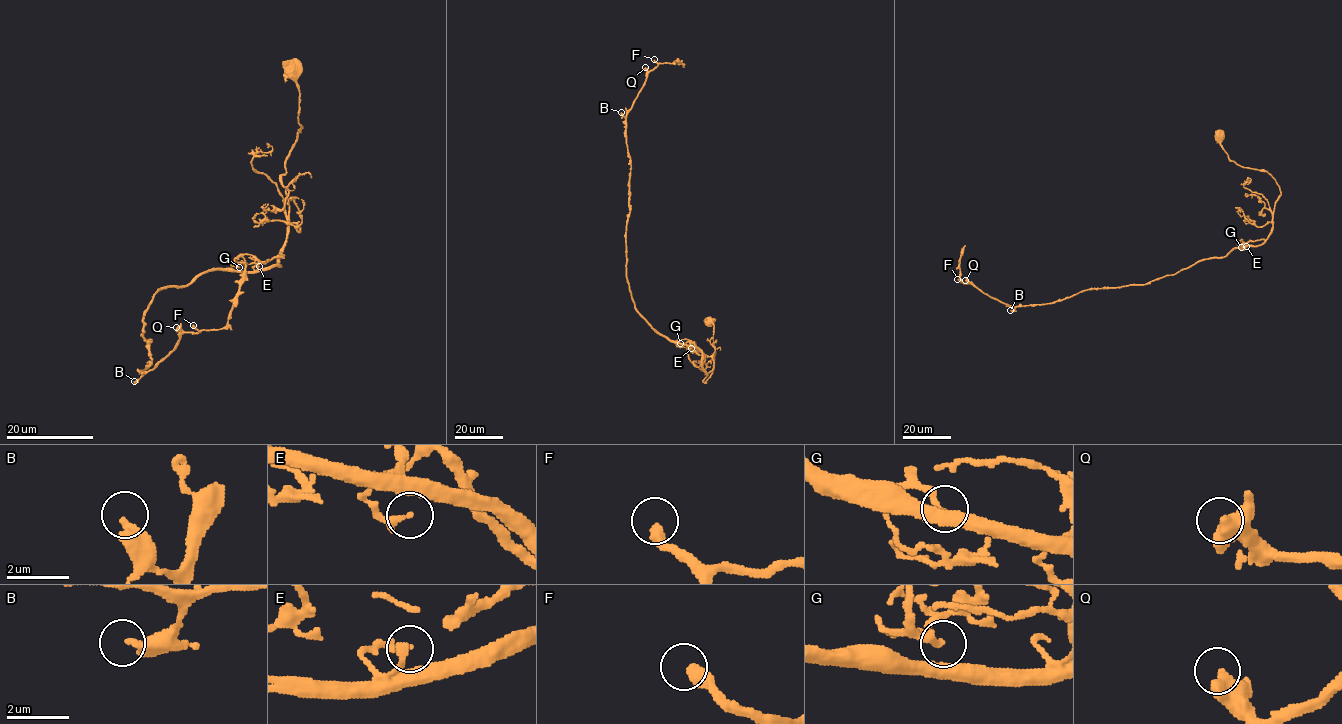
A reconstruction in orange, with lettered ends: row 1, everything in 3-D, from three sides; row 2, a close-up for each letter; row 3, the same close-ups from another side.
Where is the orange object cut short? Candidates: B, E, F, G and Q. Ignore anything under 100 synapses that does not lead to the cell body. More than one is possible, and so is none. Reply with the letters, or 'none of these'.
F

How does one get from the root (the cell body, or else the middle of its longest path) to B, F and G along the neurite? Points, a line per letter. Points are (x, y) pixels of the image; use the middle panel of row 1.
B: (710, 323), (715, 354), (705, 383), (702, 352), (660, 335), (635, 307), (626, 266), (631, 159), (621, 112)
F: (710, 323), (715, 354), (705, 383), (702, 352), (660, 335), (627, 281), (626, 113), (654, 59)
G: (710, 323), (713, 324), (715, 354), (713, 372), (706, 383), (702, 352), (697, 347), (680, 343)

